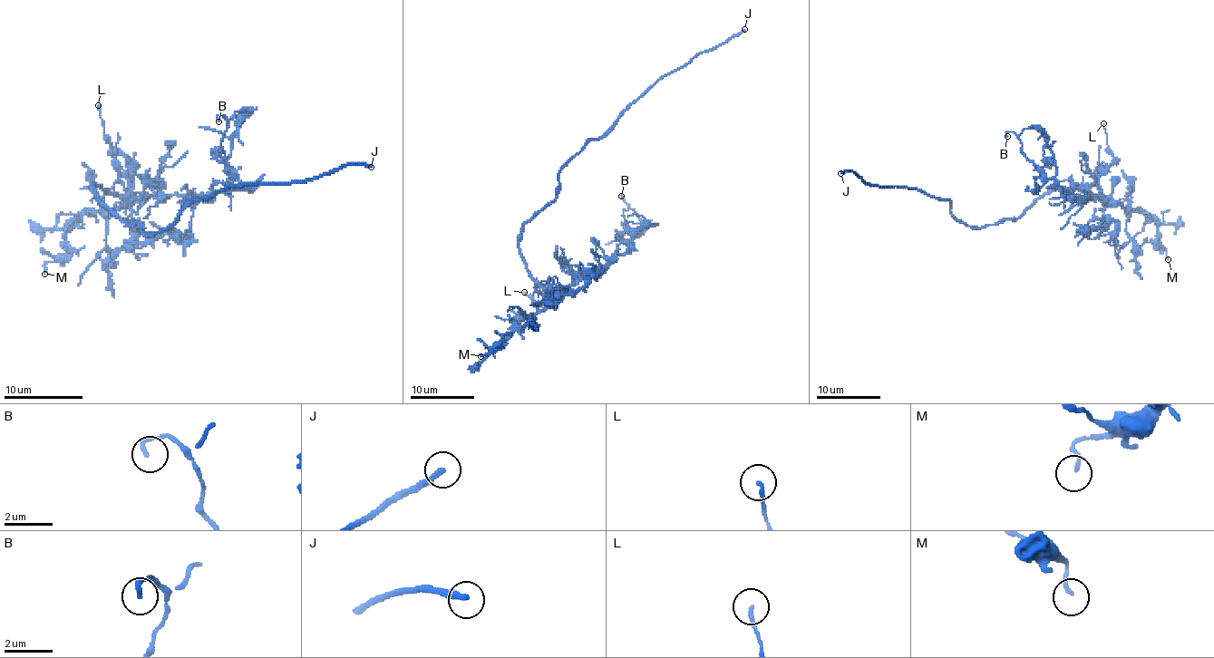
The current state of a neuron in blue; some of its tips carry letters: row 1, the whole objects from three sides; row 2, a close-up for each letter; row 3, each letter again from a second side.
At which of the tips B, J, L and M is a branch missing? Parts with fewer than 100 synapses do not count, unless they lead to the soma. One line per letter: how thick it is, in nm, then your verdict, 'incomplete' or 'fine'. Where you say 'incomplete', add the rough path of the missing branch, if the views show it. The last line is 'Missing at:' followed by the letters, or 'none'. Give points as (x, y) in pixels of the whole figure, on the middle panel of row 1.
B: calibre 190 nm; fine
J: calibre 280 nm; incomplete
L: calibre 140 nm; fine
M: calibre 130 nm; fine
Missing at: J

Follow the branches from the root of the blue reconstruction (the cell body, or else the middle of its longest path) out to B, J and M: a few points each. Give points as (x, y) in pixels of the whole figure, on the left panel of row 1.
B: (120, 218), (94, 184), (138, 198), (225, 192), (233, 169), (220, 145), (227, 121), (218, 121)
J: (120, 218), (136, 222), (145, 234), (155, 234), (193, 200), (230, 187), (305, 182), (347, 165), (371, 167)
M: (120, 218), (96, 197), (94, 184), (126, 202), (88, 210), (66, 234), (68, 250), (48, 262), (44, 274)

